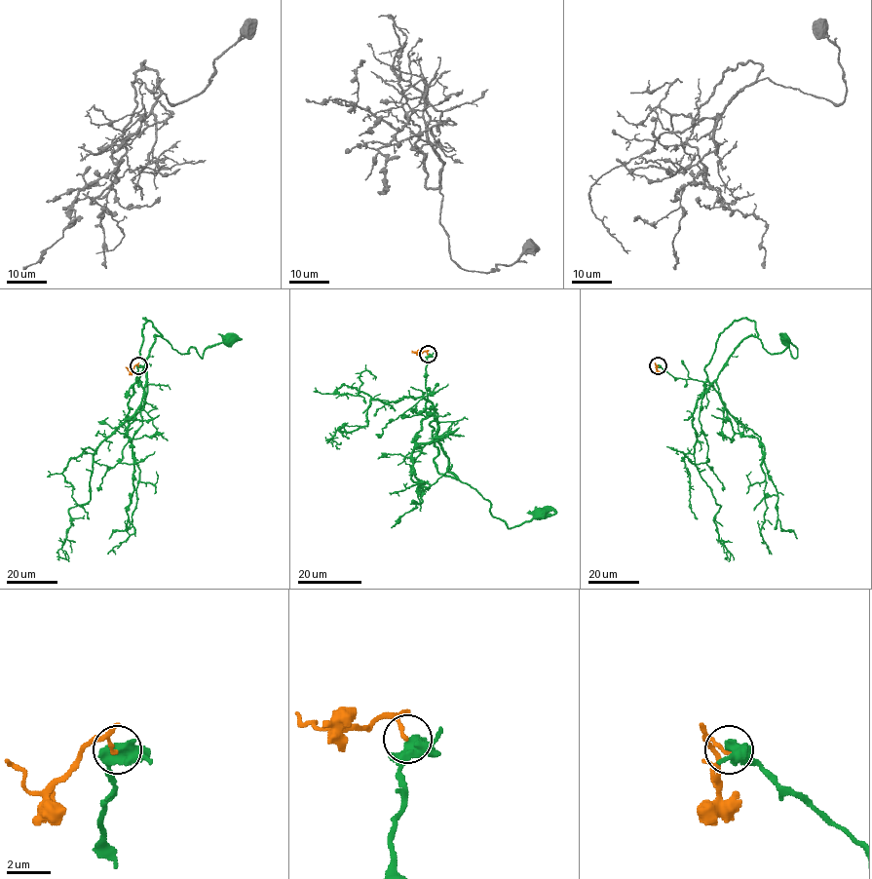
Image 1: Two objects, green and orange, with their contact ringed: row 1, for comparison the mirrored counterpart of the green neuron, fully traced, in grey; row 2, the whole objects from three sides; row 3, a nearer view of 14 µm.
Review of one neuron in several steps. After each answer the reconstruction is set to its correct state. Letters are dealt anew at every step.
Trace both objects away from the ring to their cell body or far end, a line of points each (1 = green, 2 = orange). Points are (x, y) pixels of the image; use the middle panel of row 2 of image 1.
1: (428, 354), (425, 409), (435, 411), (448, 470), (490, 503), (490, 514), (509, 527), (527, 522), (539, 511)
2: (428, 354), (412, 350)

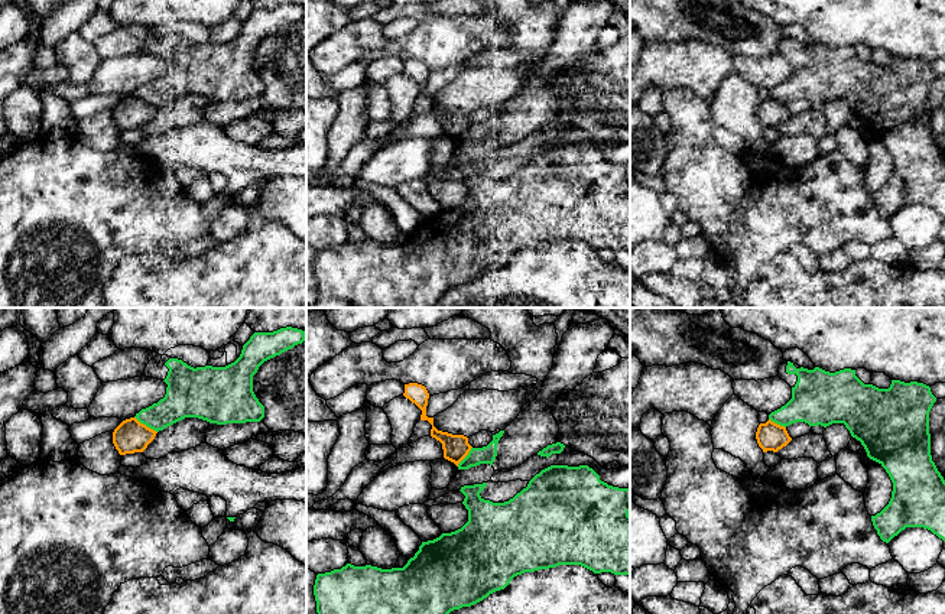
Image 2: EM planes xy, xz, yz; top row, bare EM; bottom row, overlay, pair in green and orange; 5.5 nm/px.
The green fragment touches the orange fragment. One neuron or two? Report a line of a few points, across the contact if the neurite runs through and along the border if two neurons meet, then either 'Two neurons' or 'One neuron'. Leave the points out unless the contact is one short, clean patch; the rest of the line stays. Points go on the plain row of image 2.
Line: xy (135, 93), (156, 109). Two neurons

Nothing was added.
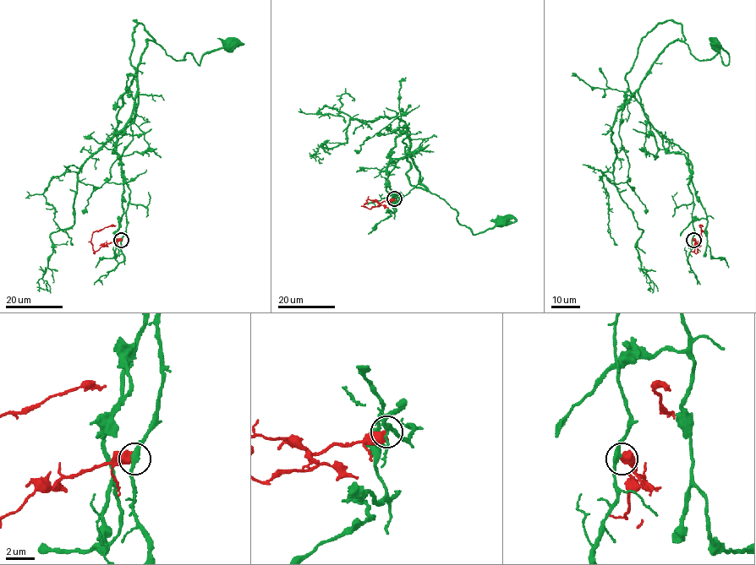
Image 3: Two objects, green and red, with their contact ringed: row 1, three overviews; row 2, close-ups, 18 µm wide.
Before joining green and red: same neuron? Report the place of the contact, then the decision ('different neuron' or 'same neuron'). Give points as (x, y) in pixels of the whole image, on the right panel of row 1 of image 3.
place (693, 240); different neuron

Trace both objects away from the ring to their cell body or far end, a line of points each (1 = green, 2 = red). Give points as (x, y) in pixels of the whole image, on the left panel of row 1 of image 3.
1: (121, 239), (130, 189), (113, 144), (135, 116), (146, 39), (172, 58), (190, 53), (199, 65), (228, 45)
2: (121, 240), (106, 243), (94, 253), (90, 241), (92, 234), (115, 225)

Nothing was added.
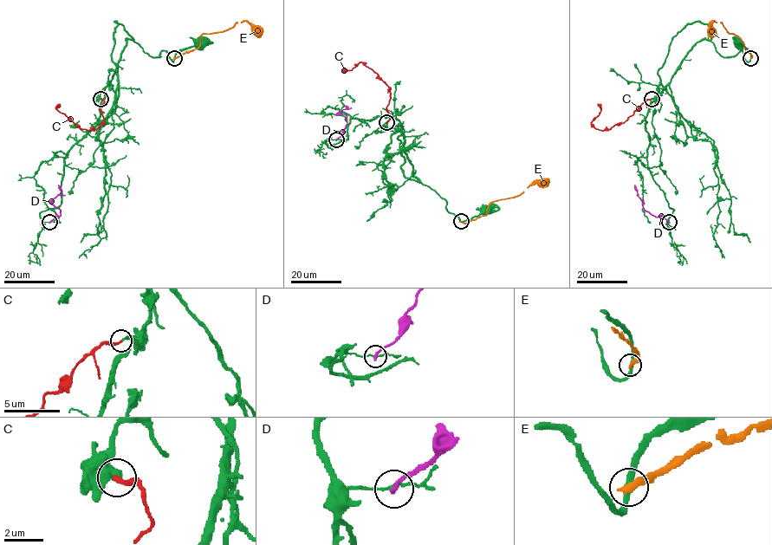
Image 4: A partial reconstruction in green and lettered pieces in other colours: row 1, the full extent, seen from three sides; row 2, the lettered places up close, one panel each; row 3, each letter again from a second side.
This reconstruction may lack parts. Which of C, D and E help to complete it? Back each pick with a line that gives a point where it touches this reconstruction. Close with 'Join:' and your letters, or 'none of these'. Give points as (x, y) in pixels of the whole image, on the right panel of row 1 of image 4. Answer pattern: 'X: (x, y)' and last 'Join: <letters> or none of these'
C: (651, 99)
Join: C

